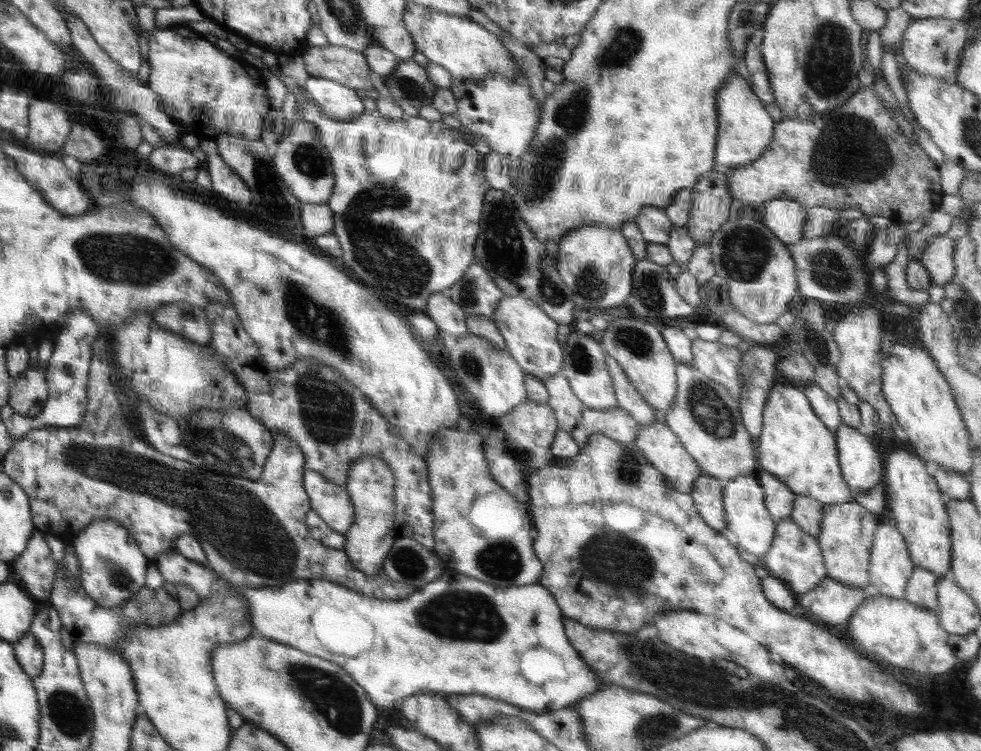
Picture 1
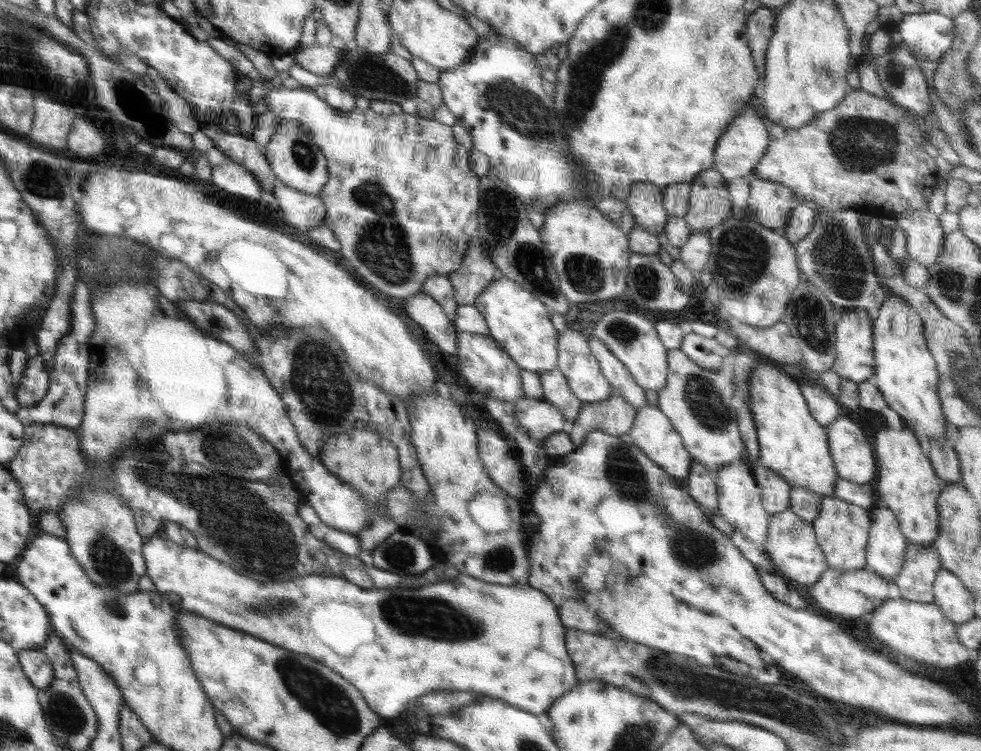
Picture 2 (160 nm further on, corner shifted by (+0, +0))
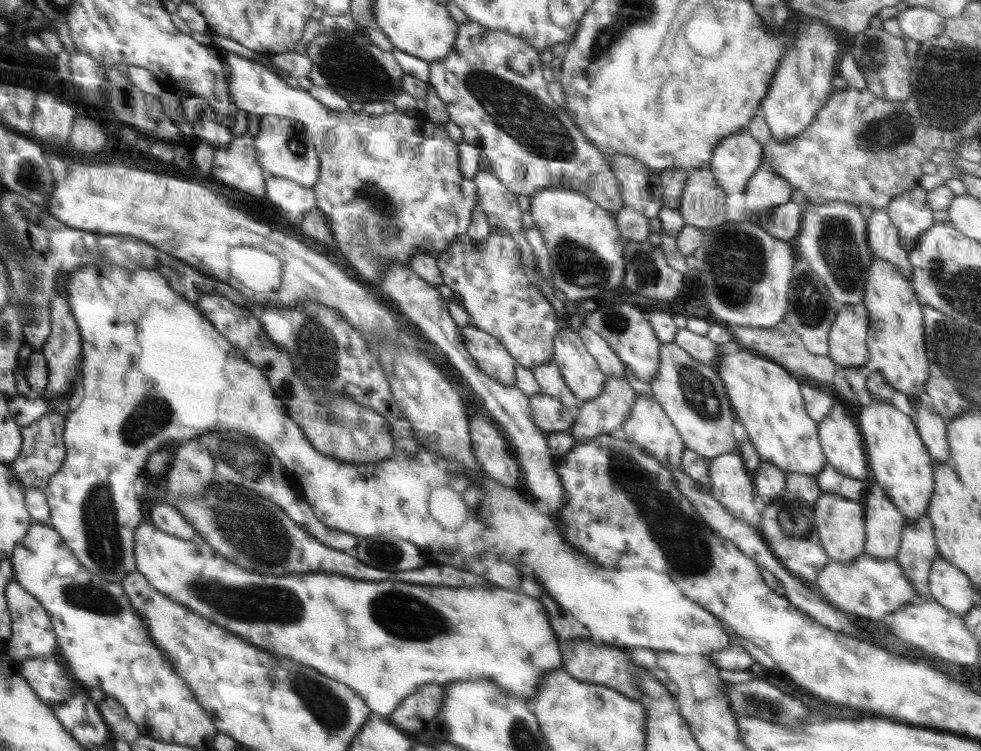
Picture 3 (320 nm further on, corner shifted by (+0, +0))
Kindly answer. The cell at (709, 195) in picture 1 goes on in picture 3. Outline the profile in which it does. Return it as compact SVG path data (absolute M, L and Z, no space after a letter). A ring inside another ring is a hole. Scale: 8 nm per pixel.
M698 168L689 171L678 210L686 225L708 232L726 220L725 200L726 193L712 171Z

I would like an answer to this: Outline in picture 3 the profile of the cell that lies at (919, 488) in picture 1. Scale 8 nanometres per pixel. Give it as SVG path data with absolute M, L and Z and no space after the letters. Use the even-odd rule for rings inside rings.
M872 399L861 406L858 426L864 442L867 462L887 497L897 506L906 520L927 515L934 492L934 460L922 443L914 422L904 412L887 402Z

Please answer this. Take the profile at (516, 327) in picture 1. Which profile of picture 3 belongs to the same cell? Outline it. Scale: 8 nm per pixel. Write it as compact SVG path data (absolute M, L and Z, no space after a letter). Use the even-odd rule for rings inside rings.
M492 231L477 246L466 234L456 237L449 248L443 250L437 258L437 267L440 269L443 284L452 290L454 296L461 298L461 306L468 313L469 321L473 327L479 328L495 336L512 355L512 358L522 366L534 368L553 360L553 340L557 335L556 319L558 313L552 304L542 295L526 276L519 248L508 233Z

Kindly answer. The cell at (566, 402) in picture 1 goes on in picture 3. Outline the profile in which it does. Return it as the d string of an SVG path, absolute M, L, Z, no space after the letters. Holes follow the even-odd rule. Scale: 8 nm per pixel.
M553 361L535 366L533 373L537 383L539 384L539 392L545 395L550 395L560 399L562 405L568 410L573 410L578 402L578 397L570 390L566 384L562 373Z

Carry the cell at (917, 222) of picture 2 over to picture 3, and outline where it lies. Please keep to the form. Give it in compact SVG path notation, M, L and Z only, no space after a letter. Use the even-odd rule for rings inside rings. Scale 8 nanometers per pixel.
M915 185L908 193L900 193L894 197L885 211L892 224L898 228L902 248L911 251L918 242L918 237L934 224L933 210L927 205L927 190Z

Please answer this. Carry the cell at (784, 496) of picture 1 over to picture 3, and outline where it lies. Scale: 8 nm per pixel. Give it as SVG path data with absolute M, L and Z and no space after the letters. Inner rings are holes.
M761 461L752 476L753 485L755 486L754 495L760 496L766 506L770 506L777 496L786 489L785 470L779 469L768 462Z

